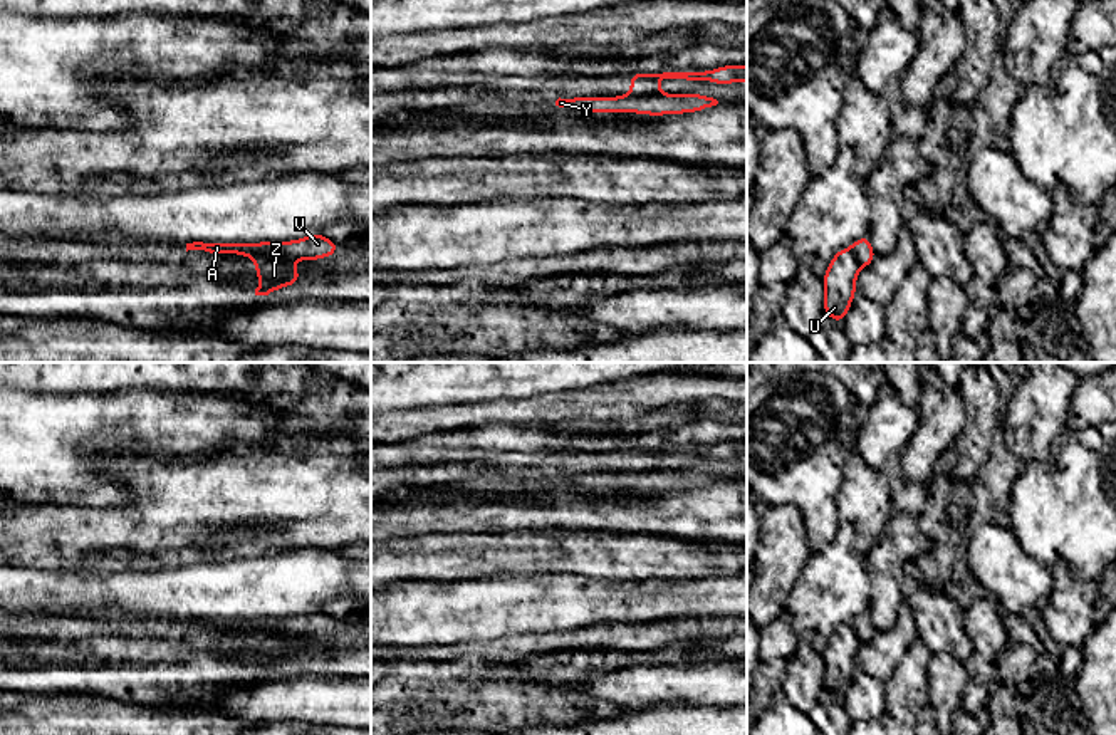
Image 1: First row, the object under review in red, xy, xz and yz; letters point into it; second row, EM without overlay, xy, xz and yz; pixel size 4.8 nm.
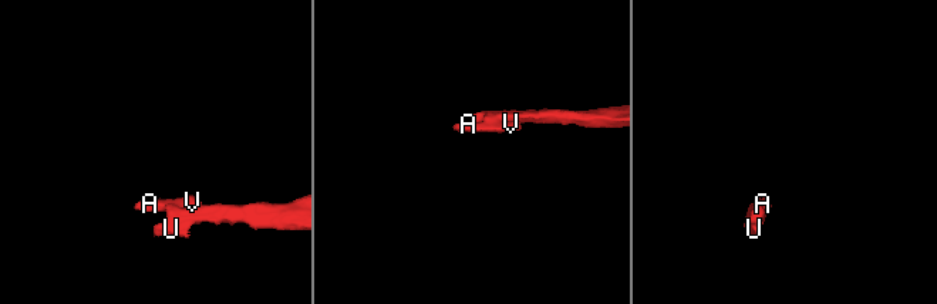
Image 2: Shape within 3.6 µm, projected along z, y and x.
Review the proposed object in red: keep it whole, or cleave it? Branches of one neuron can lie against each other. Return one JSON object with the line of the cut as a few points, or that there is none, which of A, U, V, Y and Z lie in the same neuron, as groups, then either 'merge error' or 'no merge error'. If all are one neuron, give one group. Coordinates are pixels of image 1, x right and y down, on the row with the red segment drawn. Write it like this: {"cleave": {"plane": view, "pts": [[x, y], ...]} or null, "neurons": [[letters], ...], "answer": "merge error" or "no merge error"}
{"cleave": {"plane": "xy", "pts": [[255, 257], [279, 257], [289, 262]]}, "neurons": [["A", "V", "Y"], ["U", "Z"]], "answer": "merge error"}

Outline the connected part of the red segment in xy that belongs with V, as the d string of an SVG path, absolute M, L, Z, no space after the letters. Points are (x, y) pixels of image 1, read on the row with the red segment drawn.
M309 233L292 242L260 242L260 243L186 243L188 250L205 250L210 253L233 253L243 257L277 257L285 262L292 260L319 260L334 255L339 245L326 238L322 233Z

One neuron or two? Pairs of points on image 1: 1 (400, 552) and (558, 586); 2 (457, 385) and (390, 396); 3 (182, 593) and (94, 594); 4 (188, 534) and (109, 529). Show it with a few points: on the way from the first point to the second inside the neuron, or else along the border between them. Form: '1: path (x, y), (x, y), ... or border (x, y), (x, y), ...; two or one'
1: border (552, 571), (526, 576), (482, 576), (475, 581); two
2: path (440, 385), (406, 385); one
3: path (160, 593), (116, 593); one
4: path (168, 516), (130, 516); one

